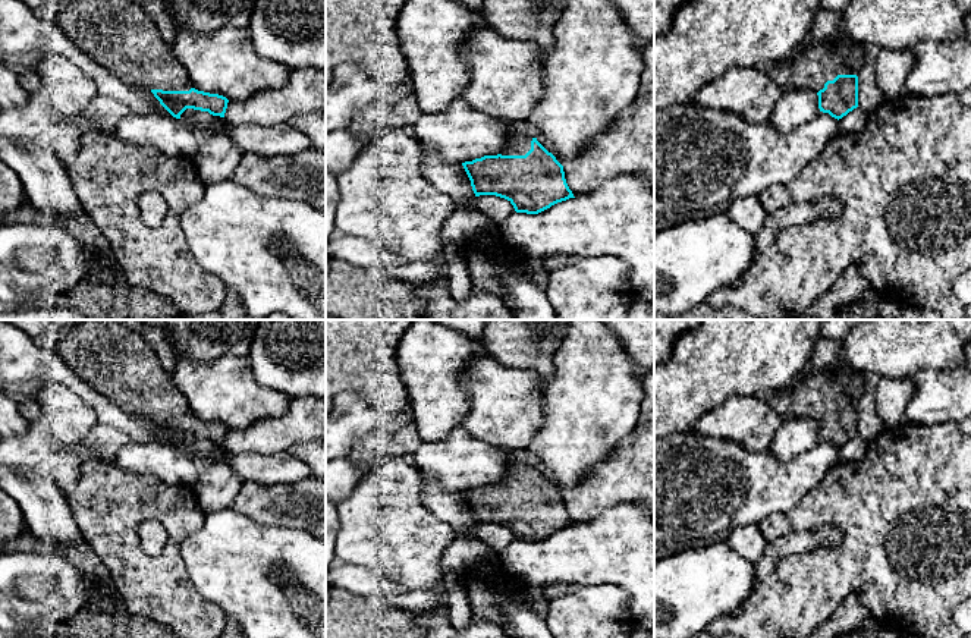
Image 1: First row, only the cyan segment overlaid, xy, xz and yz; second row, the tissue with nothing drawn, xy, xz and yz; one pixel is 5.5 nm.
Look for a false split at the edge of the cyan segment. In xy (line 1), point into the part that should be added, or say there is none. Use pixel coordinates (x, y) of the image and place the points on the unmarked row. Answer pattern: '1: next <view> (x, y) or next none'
1: next xy (121, 364)

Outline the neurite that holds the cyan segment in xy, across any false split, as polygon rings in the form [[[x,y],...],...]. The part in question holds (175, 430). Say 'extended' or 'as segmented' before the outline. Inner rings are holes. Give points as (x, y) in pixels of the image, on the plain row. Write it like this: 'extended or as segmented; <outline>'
extended; [[[84,320],[70,331],[48,337],[45,343],[78,377],[113,400],[123,412],[150,418],[173,446],[180,447],[186,437],[224,446],[229,428],[194,417],[186,397],[155,355],[153,339],[122,327],[116,320]]]

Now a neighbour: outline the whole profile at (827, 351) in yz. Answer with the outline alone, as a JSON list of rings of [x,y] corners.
[[[818,337],[813,358],[804,367],[804,371],[794,378],[794,381],[785,389],[796,387],[804,377],[811,375],[823,368],[833,367],[842,351],[842,340],[832,340]]]

